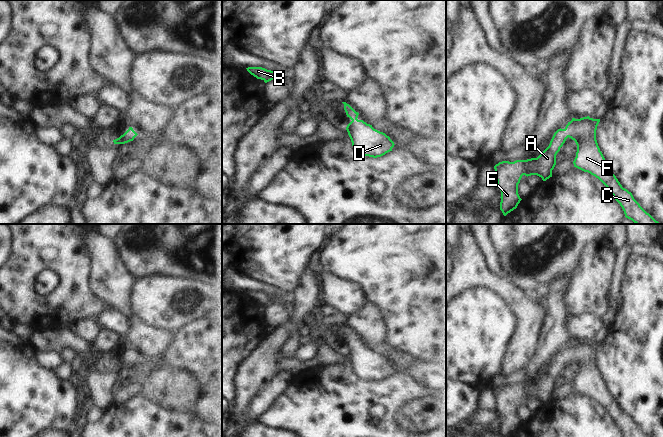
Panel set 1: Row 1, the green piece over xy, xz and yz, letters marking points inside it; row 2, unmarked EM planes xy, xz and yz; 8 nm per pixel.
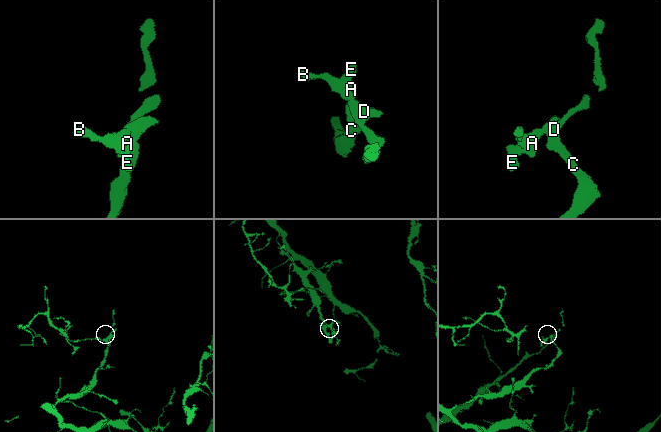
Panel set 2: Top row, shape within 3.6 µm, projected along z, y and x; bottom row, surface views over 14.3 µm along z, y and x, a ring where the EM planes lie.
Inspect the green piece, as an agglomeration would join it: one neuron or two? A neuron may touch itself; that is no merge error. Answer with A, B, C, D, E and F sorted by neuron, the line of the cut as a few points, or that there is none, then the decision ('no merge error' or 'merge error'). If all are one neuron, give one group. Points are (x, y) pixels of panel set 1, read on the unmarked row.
A B C D E F; no cut; no merge error

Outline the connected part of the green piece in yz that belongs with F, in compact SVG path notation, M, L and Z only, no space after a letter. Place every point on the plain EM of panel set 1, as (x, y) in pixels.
M589 340L572 342L564 353L558 353L549 370L537 381L514 386L502 385L494 390L497 410L501 415L500 434L510 437L522 424L518 418L518 408L523 399L537 399L546 405L552 401L556 389L556 379L569 361L577 369L574 391L598 402L620 428L624 437L647 437L634 423L631 416L623 412L608 391L596 364L596 354L600 343Z

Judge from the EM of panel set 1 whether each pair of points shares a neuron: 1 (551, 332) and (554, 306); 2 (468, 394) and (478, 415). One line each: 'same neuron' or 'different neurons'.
1: same neuron
2: different neurons

